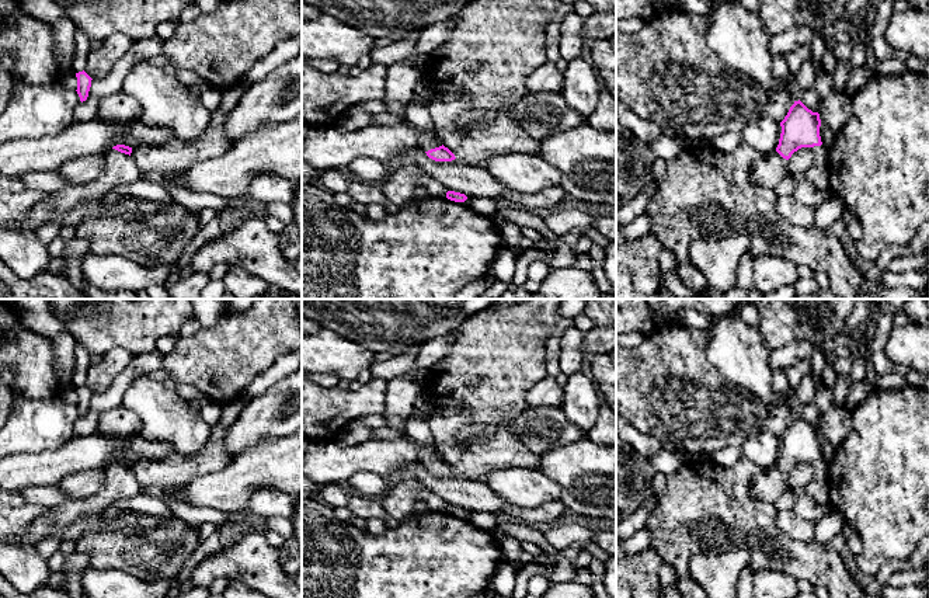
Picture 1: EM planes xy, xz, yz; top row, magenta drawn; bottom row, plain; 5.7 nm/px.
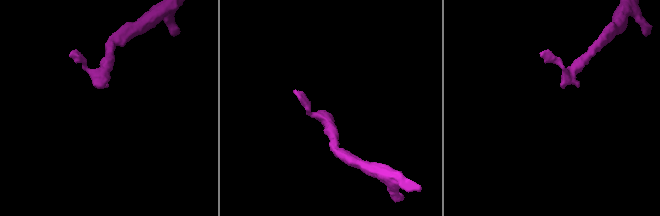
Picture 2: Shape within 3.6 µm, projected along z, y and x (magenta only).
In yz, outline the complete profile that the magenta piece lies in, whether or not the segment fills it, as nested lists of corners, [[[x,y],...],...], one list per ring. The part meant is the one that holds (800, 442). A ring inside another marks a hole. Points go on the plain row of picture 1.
[[[800,414],[790,421],[780,441],[776,465],[754,476],[749,483],[752,496],[770,504],[790,489],[787,474],[794,466],[822,459],[820,428],[808,424]]]

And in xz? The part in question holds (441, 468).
[[[414,410],[408,417],[408,423],[404,425],[404,437],[411,438],[421,445],[420,463],[435,476],[452,476],[455,469],[443,460],[442,453],[435,452],[429,445],[435,442],[429,428],[429,423],[425,420],[425,411]]]

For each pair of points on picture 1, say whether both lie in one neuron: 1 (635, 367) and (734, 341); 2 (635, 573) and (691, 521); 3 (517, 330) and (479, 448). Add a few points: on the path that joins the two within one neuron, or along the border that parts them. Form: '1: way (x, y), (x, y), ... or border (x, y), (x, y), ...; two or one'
1: border (705, 330), (707, 334), (706, 358), (724, 376); two
2: border (651, 545), (664, 560); two
3: way (501, 361), (501, 423); one

